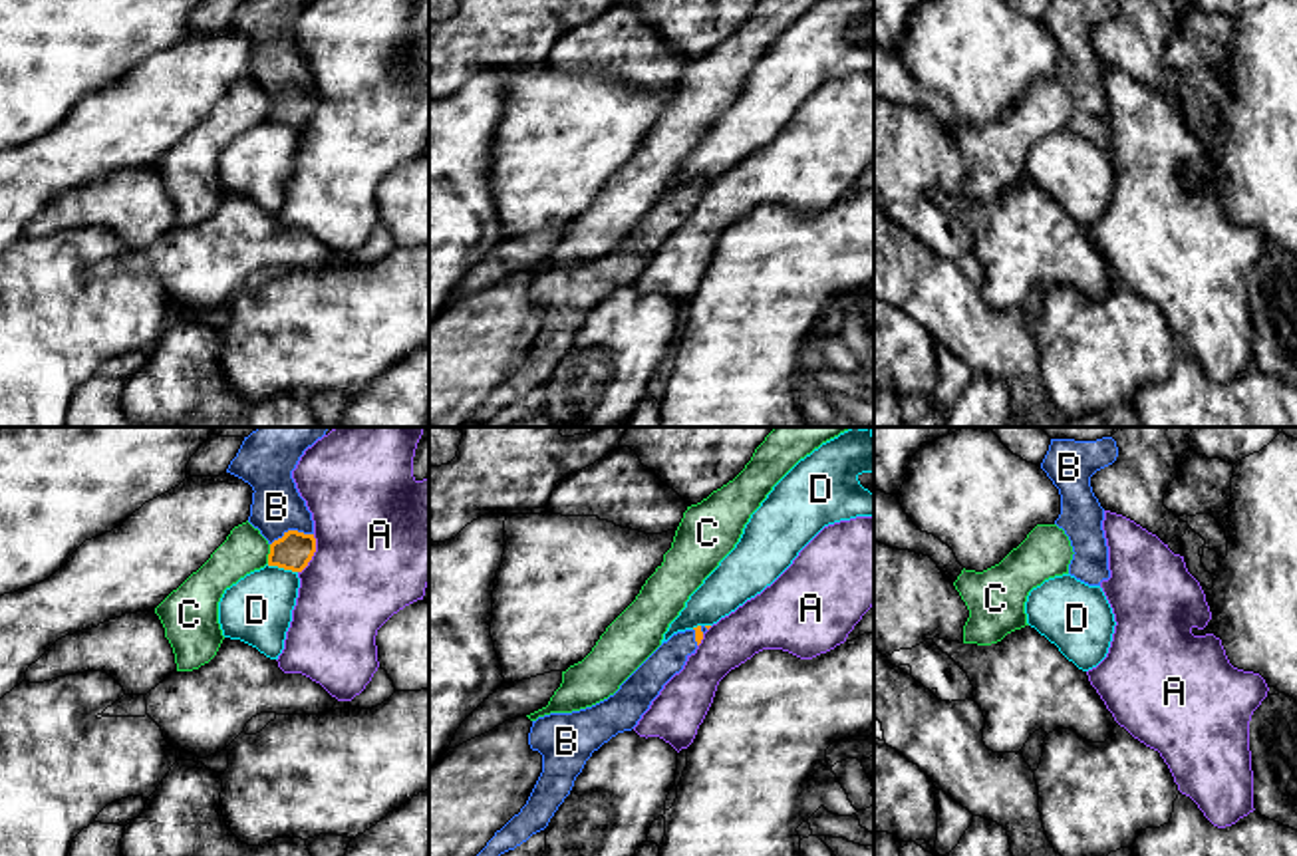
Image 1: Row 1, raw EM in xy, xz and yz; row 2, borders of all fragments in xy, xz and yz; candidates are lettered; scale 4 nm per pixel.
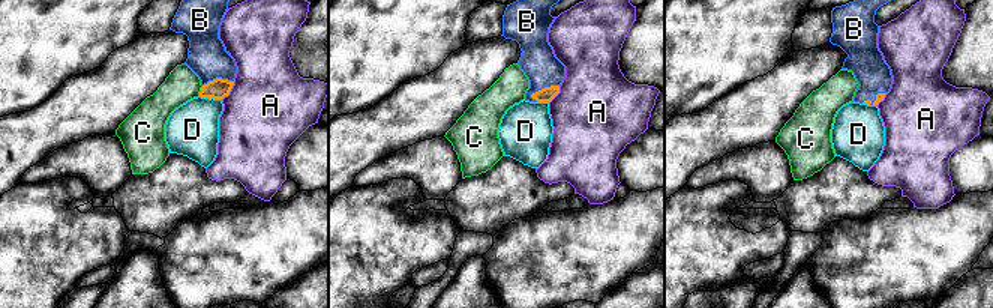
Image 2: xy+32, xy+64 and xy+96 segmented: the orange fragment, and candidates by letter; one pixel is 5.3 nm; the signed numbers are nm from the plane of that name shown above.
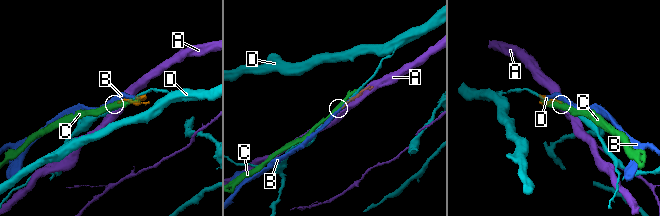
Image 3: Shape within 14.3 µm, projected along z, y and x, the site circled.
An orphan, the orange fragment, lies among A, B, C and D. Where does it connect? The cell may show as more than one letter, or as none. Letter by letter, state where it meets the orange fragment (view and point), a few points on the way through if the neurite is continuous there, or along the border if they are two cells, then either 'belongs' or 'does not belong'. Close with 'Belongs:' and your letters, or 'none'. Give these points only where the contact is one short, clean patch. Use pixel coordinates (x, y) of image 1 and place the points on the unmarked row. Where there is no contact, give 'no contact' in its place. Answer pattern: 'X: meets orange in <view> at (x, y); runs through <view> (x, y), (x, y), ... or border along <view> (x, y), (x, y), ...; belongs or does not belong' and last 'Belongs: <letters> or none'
A: meets orange in xy at (312, 110); does not belong
B: meets orange in xy at (290, 86); belongs
C: meets orange in xy at (269, 110); does not belong
D: meets orange in xy at (283, 122); does not belong
Belongs: B

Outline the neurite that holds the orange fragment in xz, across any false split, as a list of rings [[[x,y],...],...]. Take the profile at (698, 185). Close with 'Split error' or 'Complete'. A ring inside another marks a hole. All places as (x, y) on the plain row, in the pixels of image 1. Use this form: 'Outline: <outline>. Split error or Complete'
Outline: [[[697,181],[673,189],[608,254],[580,266],[550,268],[532,276],[528,300],[542,310],[542,328],[526,359],[495,387],[473,413],[469,427],[491,419],[548,381],[592,308],[638,280],[663,240],[695,209],[705,187],[705,181]]]. Split error

